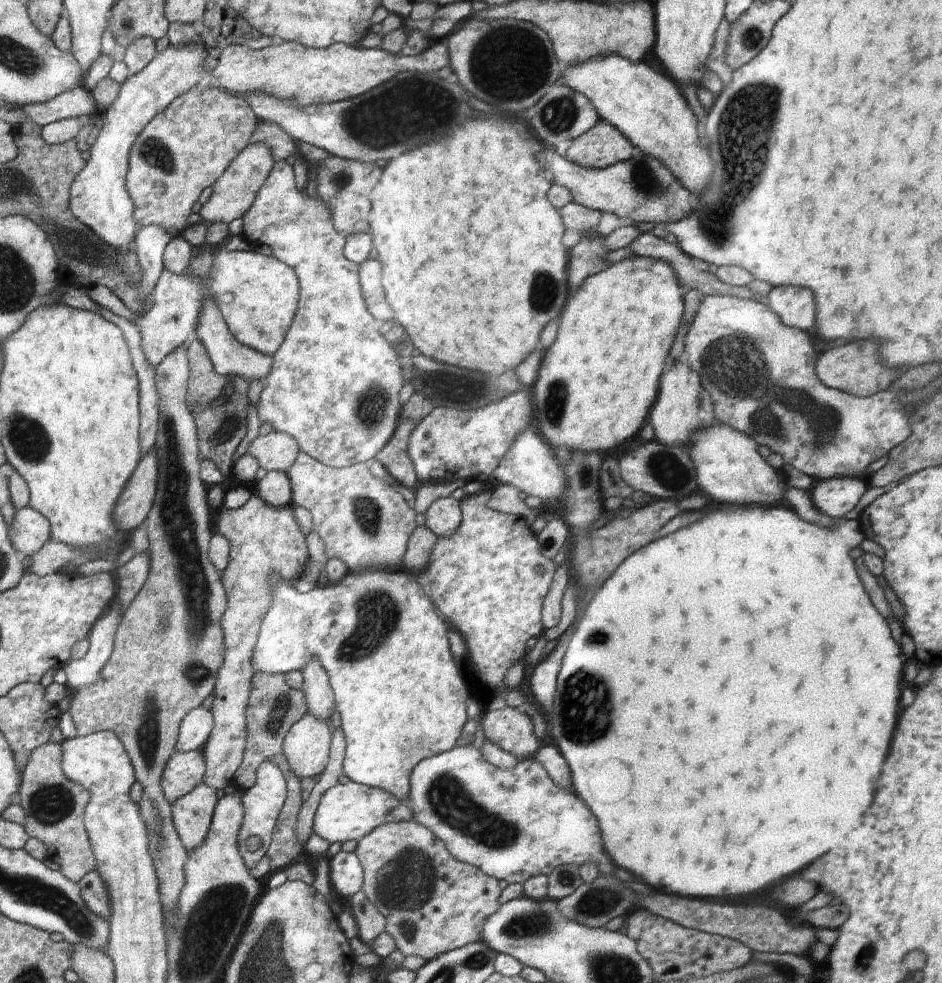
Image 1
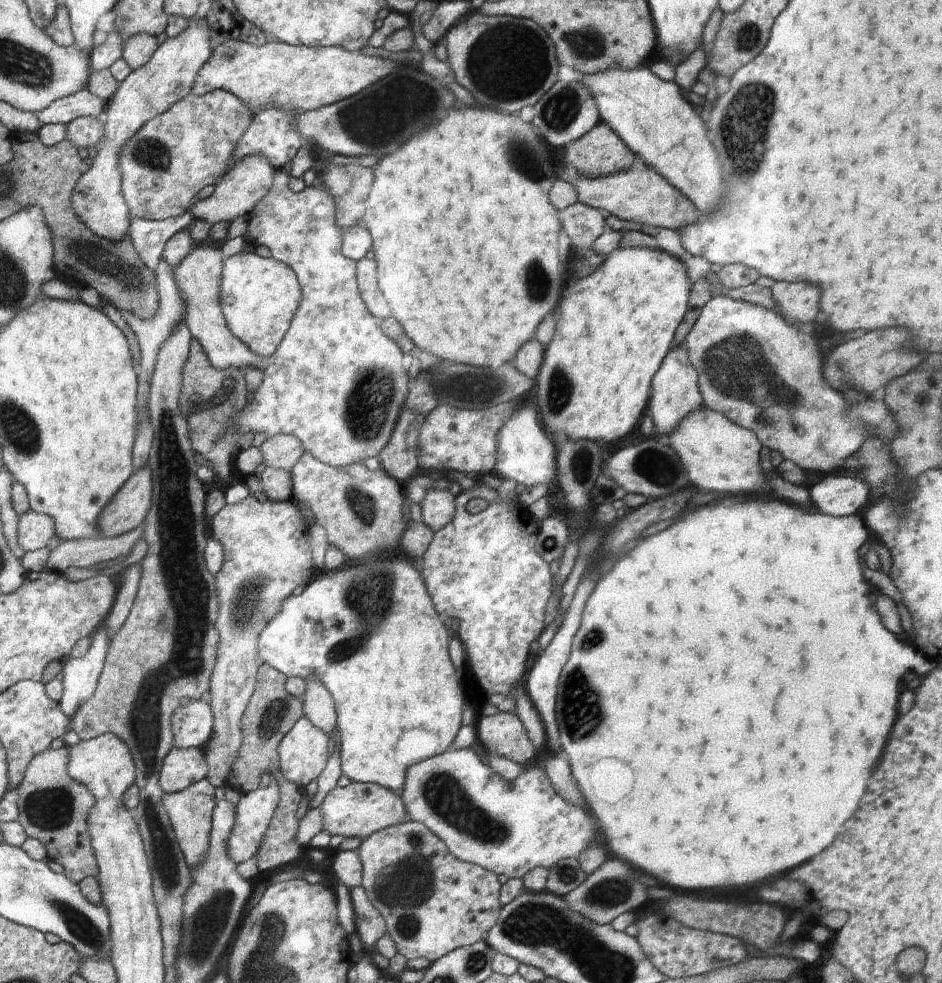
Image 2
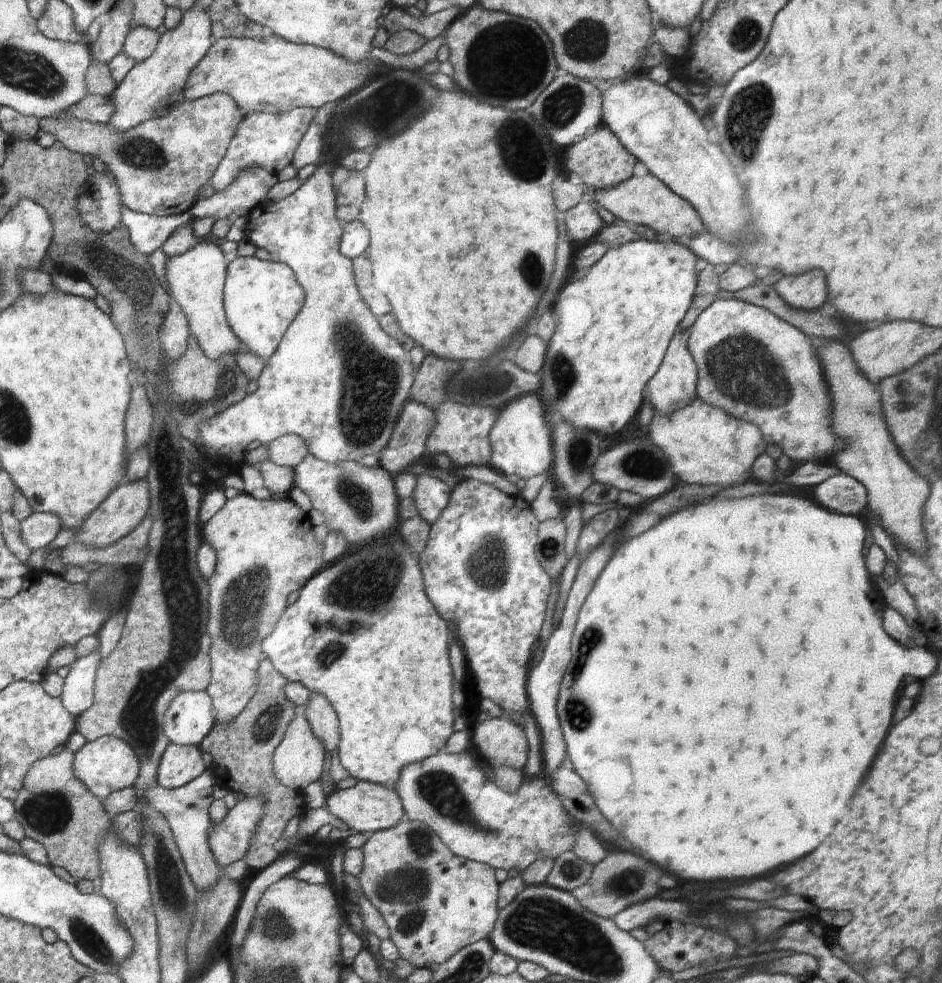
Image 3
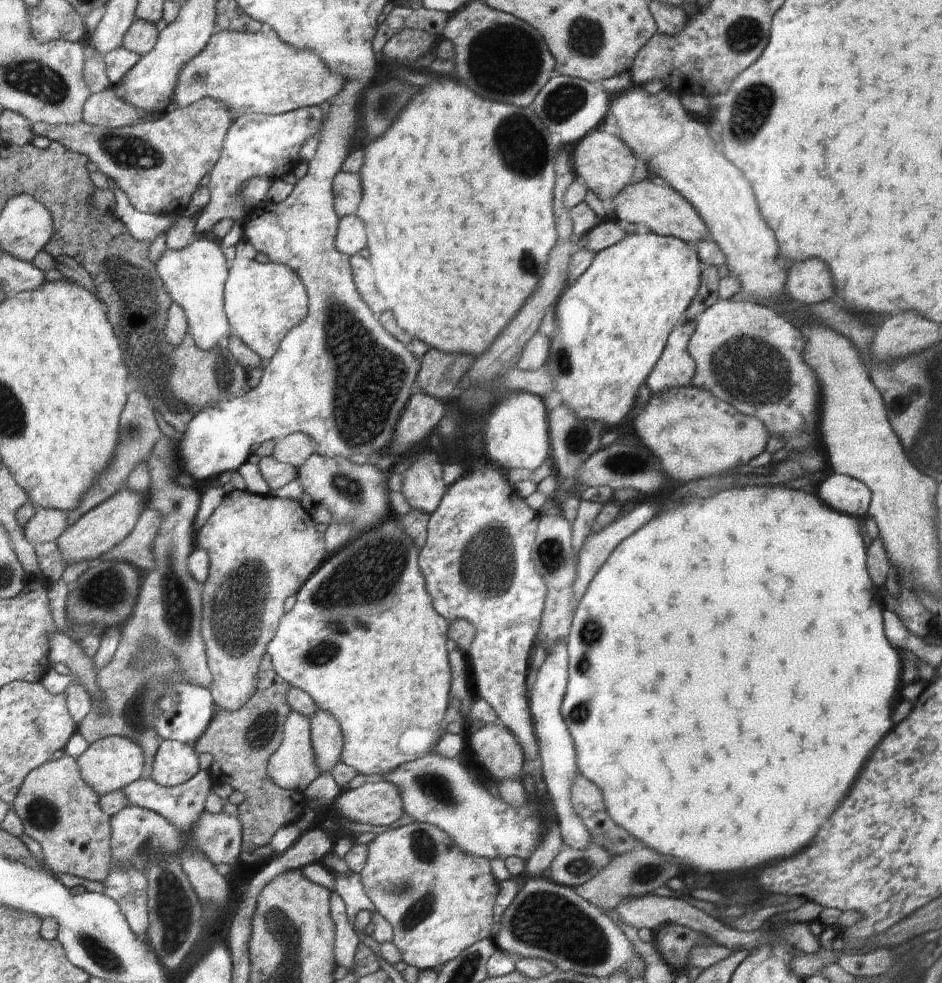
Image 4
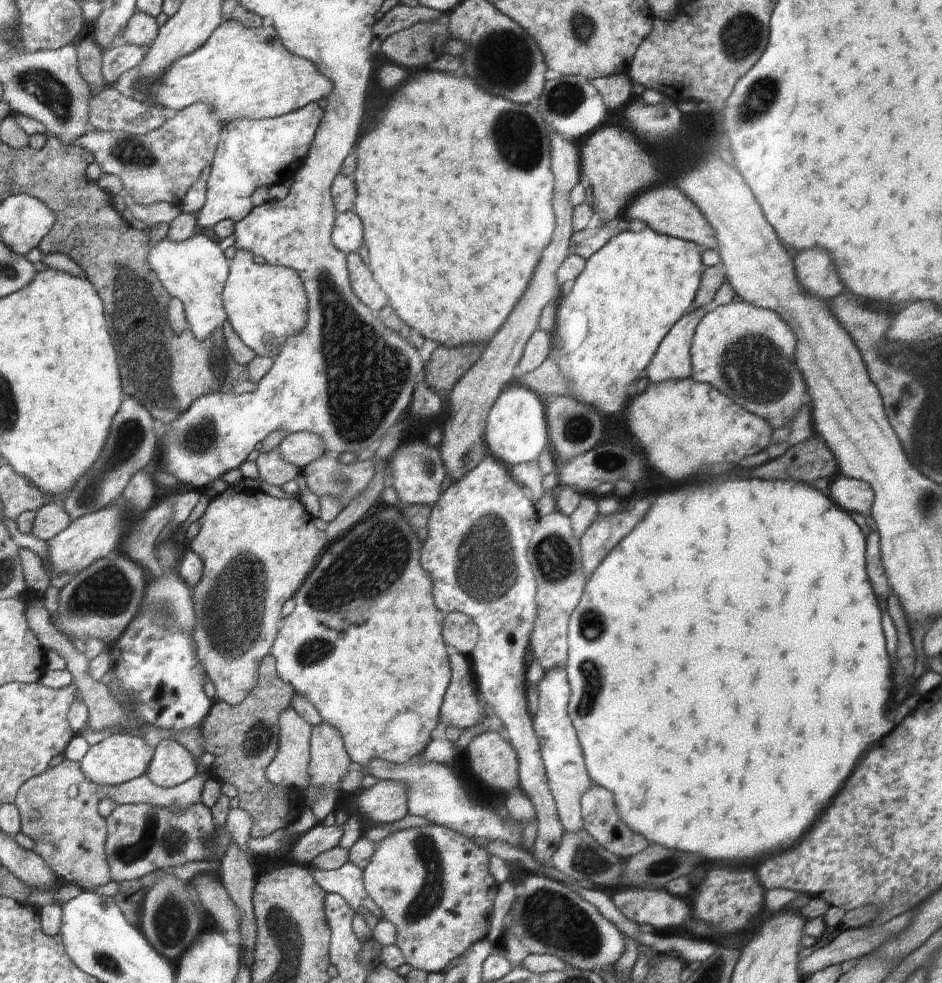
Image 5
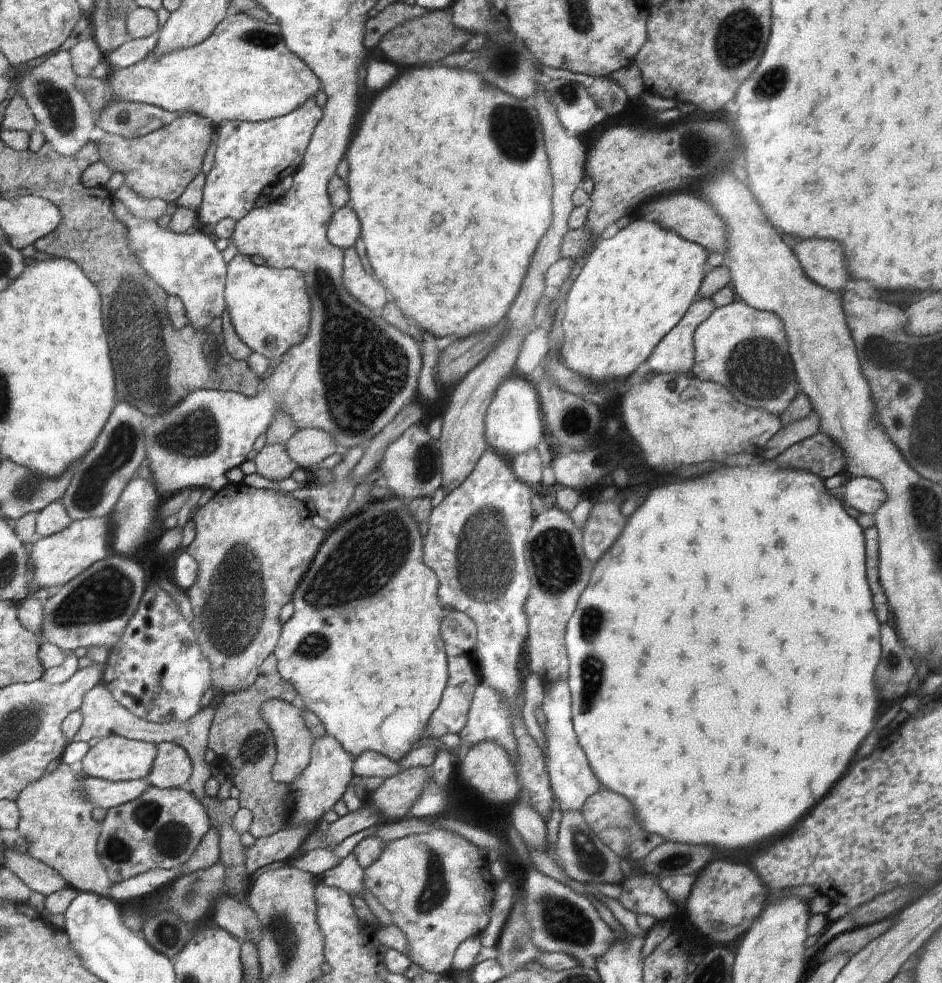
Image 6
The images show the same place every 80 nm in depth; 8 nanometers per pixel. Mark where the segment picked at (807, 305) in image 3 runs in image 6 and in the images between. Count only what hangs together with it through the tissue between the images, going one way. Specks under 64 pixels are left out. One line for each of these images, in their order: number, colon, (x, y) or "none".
4: (809, 282)
5: (813, 267)
6: (823, 261)

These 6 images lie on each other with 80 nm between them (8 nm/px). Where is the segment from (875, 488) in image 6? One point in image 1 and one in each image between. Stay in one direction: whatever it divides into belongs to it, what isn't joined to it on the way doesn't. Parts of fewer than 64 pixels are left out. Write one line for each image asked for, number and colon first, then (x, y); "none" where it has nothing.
1: (835, 497)
2: (840, 496)
3: (841, 493)
4: (851, 496)
5: (853, 495)

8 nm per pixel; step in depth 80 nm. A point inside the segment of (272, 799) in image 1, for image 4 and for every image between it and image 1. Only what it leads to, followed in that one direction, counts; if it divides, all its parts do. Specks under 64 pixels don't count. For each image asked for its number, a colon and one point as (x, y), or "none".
2: (254, 811)
3: (229, 839)
4: (219, 837)

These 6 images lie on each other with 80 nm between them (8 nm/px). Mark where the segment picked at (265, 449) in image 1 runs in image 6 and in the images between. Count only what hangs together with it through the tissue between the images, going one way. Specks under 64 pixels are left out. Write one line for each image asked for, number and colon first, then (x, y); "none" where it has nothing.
2: (281, 451)
3: (289, 450)
4: (295, 449)
5: (301, 448)
6: (307, 447)

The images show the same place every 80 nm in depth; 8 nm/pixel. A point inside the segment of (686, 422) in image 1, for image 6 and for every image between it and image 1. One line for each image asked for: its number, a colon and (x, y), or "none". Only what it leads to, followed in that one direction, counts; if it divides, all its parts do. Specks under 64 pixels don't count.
2: (674, 392)
3: (674, 384)
4: (675, 368)
5: (672, 360)
6: (675, 353)

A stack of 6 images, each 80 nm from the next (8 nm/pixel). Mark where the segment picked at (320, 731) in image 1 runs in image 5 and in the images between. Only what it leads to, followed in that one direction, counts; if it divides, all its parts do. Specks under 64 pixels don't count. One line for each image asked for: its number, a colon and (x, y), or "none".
2: (303, 754)
3: (299, 761)
4: (293, 766)
5: (289, 769)

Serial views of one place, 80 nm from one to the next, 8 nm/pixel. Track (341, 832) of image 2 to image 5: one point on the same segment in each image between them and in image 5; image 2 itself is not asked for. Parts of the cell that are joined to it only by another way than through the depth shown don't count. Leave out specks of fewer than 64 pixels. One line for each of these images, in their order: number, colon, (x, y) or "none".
3: (367, 806)
4: (379, 803)
5: (385, 802)

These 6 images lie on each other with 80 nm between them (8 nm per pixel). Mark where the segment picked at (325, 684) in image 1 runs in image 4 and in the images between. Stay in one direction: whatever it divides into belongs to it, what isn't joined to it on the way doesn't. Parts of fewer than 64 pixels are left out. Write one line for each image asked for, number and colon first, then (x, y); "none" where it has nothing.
2: (318, 705)
3: (323, 719)
4: (326, 736)

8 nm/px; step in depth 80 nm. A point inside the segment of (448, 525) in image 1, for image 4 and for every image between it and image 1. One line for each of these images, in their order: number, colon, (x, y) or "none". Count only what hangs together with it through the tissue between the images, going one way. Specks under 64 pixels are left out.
2: (437, 507)
3: (430, 494)
4: (422, 486)

